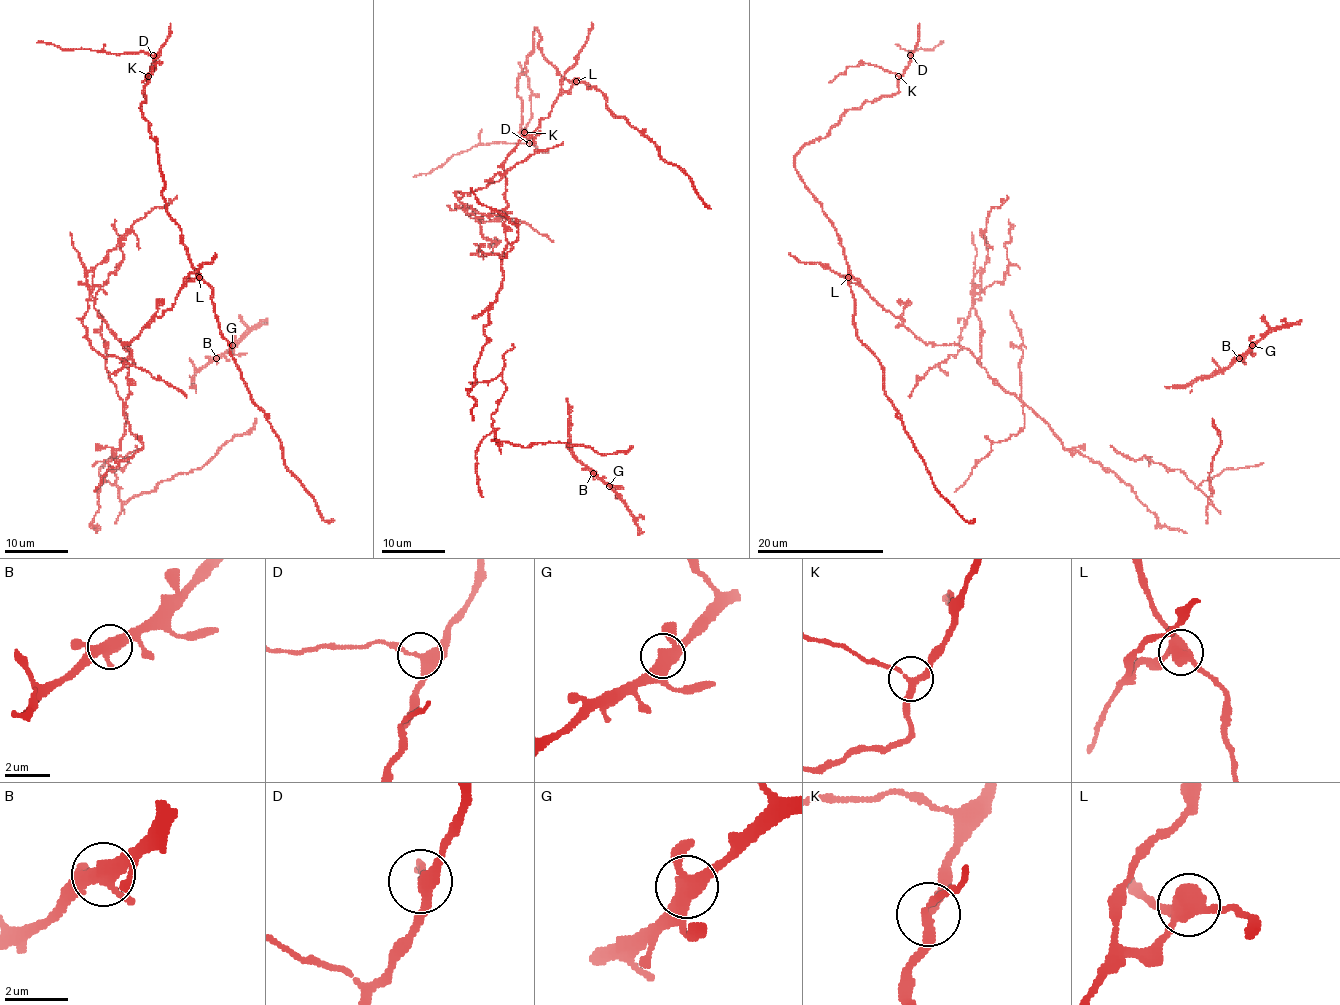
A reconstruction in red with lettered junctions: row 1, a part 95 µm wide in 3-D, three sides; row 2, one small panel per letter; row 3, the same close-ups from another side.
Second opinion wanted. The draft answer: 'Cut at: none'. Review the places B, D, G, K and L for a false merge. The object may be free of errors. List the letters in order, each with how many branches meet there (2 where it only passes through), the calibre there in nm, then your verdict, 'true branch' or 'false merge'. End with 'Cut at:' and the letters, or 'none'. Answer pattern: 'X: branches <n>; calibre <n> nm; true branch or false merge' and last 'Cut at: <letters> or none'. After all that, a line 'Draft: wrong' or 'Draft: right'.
B: branches 3; calibre 400 nm; true branch
D: branches 3; calibre 280 nm; true branch
G: branches 3; calibre 400 nm; true branch
K: branches 3; calibre 240 nm; true branch
L: branches 3; calibre 440 nm; false merge
Cut at: L
Draft: wrong

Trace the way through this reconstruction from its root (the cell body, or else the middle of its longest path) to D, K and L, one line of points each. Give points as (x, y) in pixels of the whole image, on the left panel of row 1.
D: (129, 378), (127, 343), (196, 277), (181, 229), (167, 211), (156, 140), (140, 109), (153, 55)
K: (129, 378), (127, 343), (196, 277), (181, 229), (167, 211), (156, 140), (140, 109), (148, 76)
L: (129, 378), (127, 343), (154, 316), (172, 307), (178, 291), (189, 280), (199, 277)

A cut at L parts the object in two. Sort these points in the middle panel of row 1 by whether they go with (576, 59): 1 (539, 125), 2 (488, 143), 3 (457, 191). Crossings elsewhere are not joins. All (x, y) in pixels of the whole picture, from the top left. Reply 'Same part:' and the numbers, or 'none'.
Same part: 1, 3

